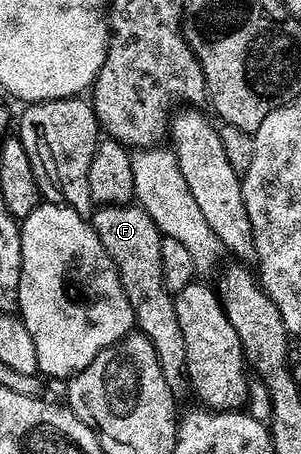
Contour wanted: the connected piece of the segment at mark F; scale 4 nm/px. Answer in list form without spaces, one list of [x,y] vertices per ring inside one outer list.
[[[111,203],[101,205],[94,210],[91,222],[97,242],[103,245],[103,249],[111,257],[113,268],[119,273],[121,291],[127,297],[131,308],[132,318],[135,320],[135,327],[142,335],[146,335],[155,345],[155,351],[159,357],[159,363],[163,369],[163,377],[171,389],[174,397],[189,395],[189,376],[185,374],[185,362],[187,361],[187,345],[183,345],[183,329],[179,329],[179,317],[175,313],[173,304],[174,296],[163,285],[162,261],[160,260],[159,245],[163,238],[161,231],[155,225],[155,221],[139,205],[126,205],[123,203]]]

